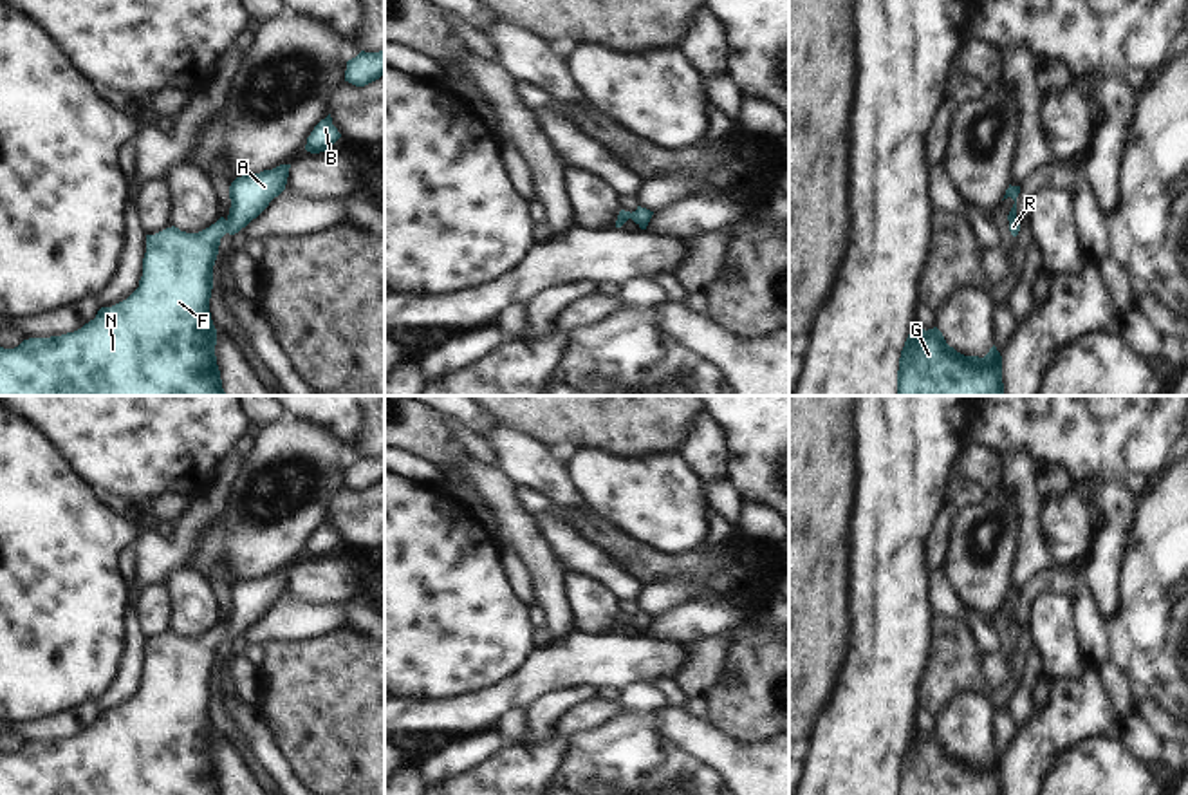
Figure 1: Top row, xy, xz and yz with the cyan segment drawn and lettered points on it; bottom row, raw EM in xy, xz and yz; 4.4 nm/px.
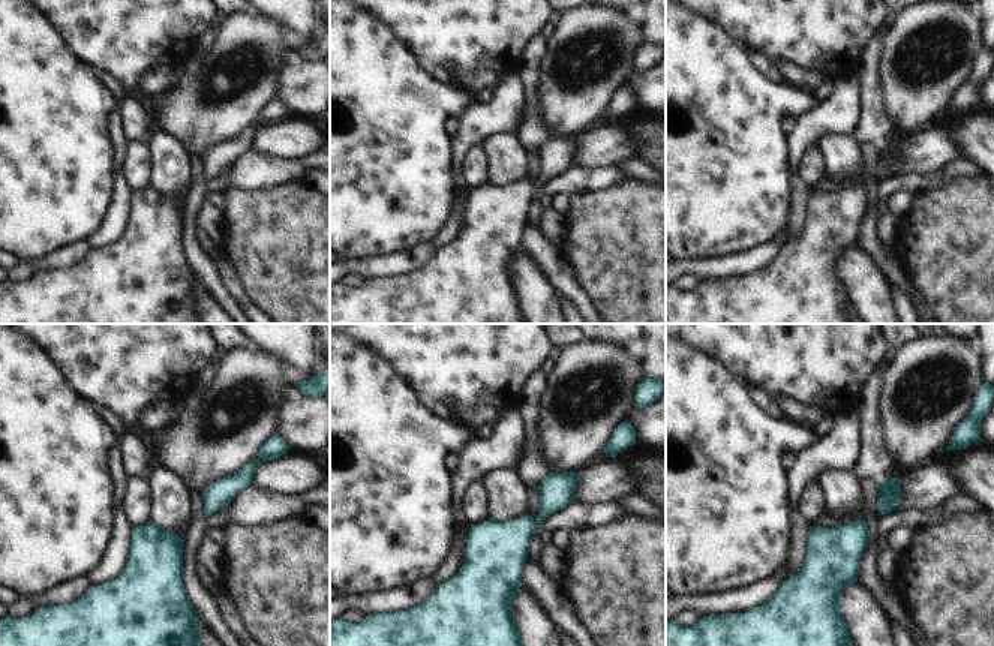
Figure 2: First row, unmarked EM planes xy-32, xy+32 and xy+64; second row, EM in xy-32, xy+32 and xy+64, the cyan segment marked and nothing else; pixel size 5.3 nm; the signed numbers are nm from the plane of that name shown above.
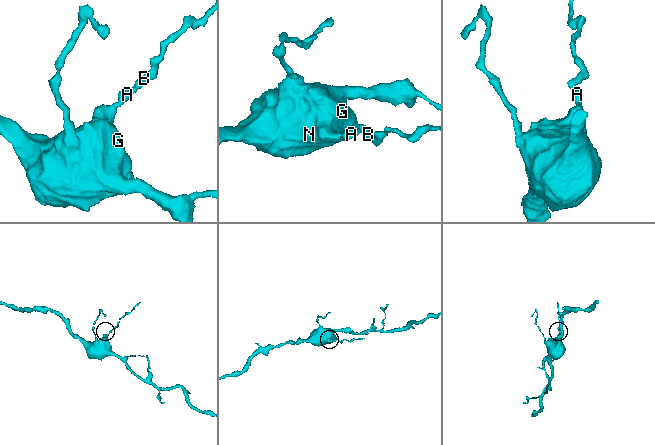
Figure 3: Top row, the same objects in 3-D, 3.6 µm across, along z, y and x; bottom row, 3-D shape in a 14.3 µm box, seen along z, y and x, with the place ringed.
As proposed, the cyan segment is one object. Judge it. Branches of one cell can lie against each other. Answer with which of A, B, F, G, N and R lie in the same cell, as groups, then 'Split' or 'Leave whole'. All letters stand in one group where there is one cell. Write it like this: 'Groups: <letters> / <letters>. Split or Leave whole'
Groups: A B F G N R. Leave whole

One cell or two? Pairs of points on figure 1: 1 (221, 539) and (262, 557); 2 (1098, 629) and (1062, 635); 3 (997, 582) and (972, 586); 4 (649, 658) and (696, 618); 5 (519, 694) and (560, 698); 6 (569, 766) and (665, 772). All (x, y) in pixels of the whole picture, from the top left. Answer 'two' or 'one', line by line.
1: one
2: two
3: one
4: two
5: two
6: one

